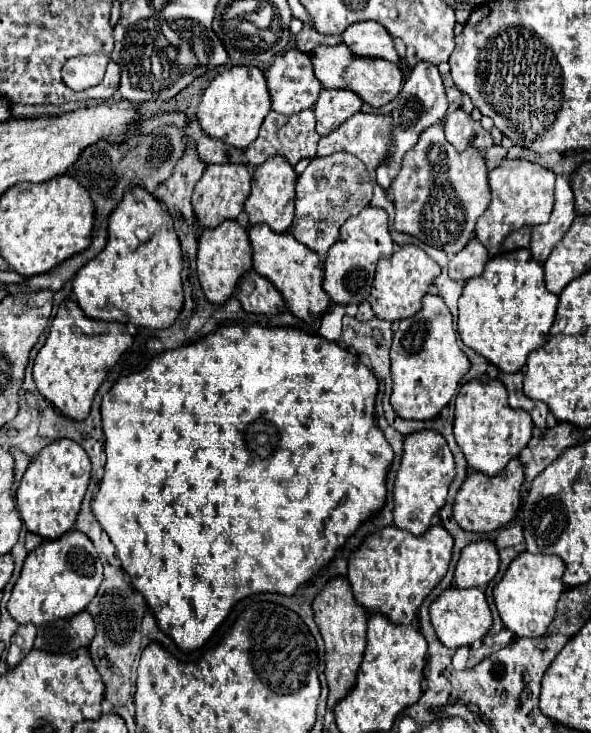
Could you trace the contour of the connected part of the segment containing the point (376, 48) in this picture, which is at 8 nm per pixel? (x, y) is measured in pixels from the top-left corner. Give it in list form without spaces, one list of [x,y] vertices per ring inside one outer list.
[[[365,20],[365,22],[355,22],[345,30],[343,42],[355,56],[369,56],[369,58],[383,58],[389,62],[399,62],[397,50],[393,46],[393,38],[389,32],[379,22]]]

